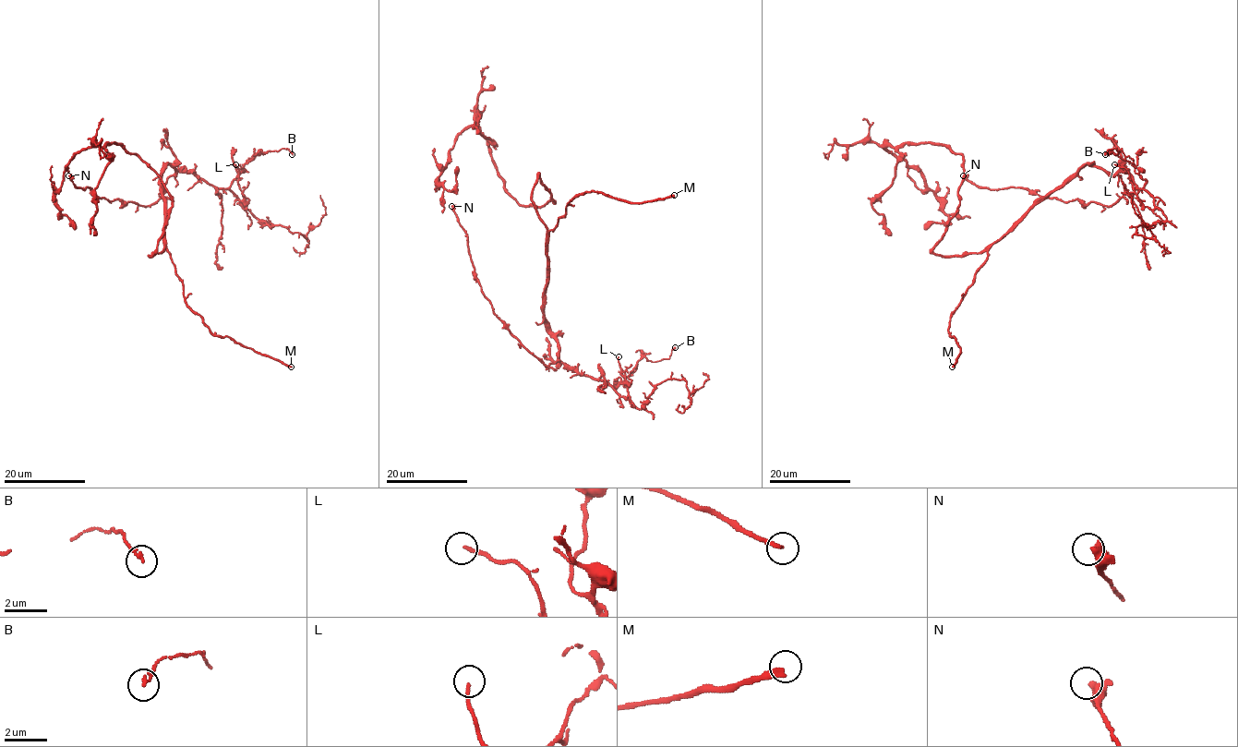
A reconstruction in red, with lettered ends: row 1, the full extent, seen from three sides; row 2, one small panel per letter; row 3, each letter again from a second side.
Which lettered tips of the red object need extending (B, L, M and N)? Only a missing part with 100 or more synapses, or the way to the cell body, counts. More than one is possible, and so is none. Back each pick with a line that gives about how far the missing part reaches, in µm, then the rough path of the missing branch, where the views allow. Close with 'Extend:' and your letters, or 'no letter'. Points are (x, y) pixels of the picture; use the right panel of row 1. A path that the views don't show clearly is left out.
M: about 90 µm are missing; missing branch runs (952, 367), (932, 400), (900, 381), (908, 404), (943, 437), (977, 440), (986, 433), (1012, 435), (1034, 422)
Extend: M

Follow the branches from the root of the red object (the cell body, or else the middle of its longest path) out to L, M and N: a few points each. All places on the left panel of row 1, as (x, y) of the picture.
L: (162, 251), (161, 171), (169, 163), (174, 174), (192, 172), (228, 188), (245, 209), (235, 164)
M: (162, 251), (165, 249), (170, 255), (182, 282), (185, 302), (200, 315), (212, 333), (228, 336), (291, 367)
N: (162, 251), (161, 171), (169, 163), (175, 173), (147, 206), (109, 202), (88, 186), (78, 187), (68, 175)

